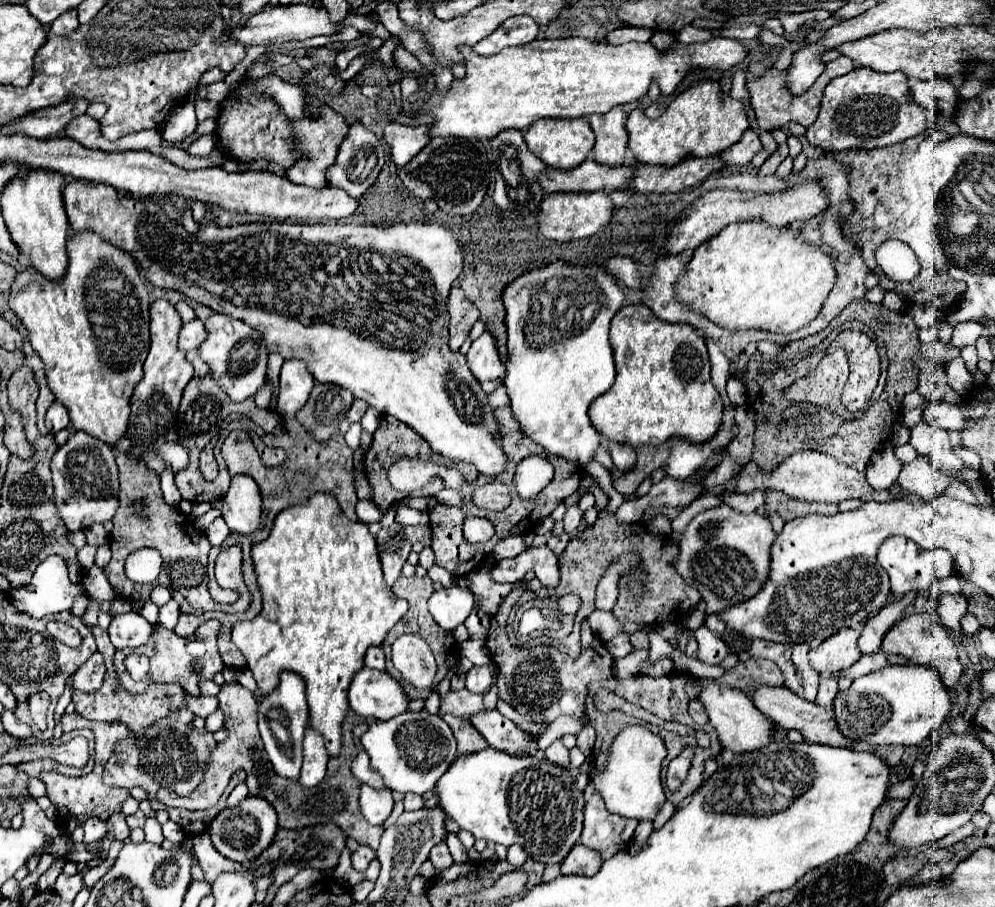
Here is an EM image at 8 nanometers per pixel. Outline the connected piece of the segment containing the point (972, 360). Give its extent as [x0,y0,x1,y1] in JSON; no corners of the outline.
[961,347,979,375]

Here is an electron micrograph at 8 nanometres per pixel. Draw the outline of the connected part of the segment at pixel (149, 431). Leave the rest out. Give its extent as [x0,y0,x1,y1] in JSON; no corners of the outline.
[127,301,193,475]

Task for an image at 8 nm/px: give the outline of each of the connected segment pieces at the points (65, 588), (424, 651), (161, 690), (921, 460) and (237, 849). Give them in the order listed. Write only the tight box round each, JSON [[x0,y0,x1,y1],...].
[[11,555,91,617],[391,633,437,691],[73,625,185,733],[897,457,953,497],[209,797,279,863]]

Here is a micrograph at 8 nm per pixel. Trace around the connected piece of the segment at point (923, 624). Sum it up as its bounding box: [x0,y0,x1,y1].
[881,613,963,689]

